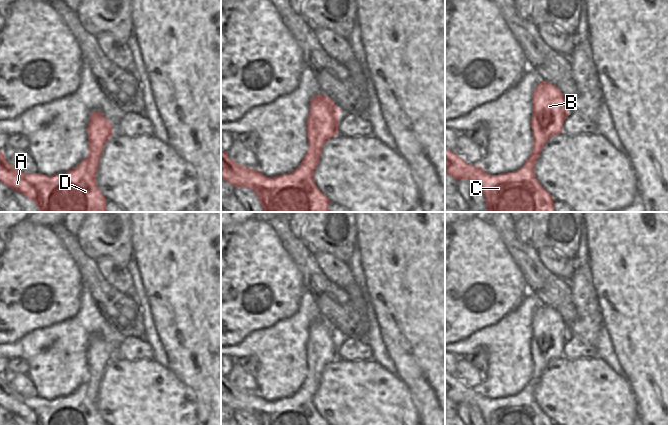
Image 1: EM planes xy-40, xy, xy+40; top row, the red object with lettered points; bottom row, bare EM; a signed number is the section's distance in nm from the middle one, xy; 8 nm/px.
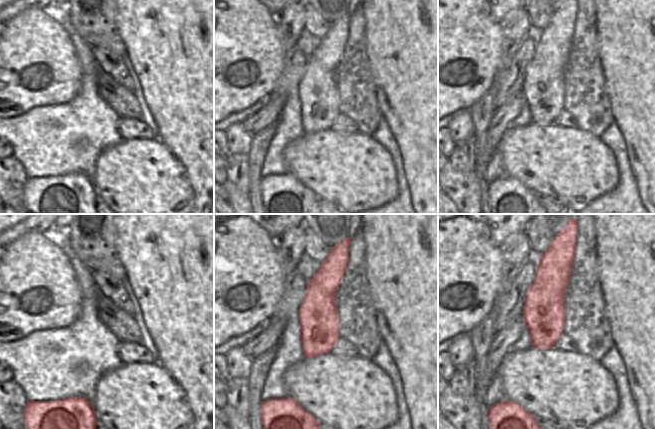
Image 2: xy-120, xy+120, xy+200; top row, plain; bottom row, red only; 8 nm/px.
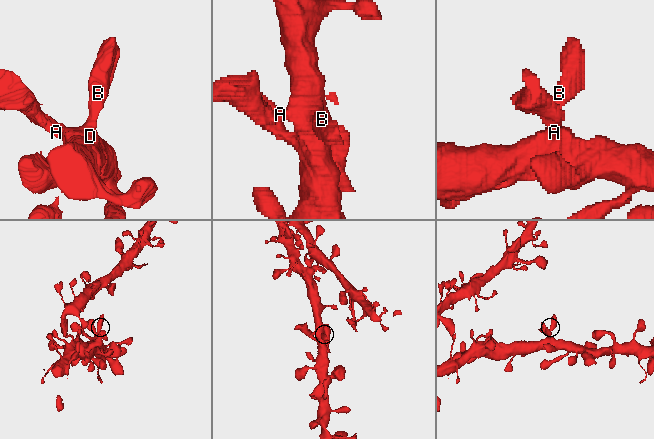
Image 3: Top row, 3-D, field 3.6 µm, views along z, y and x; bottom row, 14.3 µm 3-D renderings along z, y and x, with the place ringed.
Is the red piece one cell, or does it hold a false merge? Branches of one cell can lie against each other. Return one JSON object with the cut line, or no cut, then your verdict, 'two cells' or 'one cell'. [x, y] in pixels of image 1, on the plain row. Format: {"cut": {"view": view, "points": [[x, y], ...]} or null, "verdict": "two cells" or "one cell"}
{"cut": null, "verdict": "one cell"}

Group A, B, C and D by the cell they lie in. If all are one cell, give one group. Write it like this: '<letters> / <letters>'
A B C D

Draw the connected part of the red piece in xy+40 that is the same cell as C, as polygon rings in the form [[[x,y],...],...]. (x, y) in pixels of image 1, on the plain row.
[[[541,305],[532,318],[532,376],[517,395],[491,399],[480,389],[467,387],[445,371],[445,398],[457,405],[475,405],[480,410],[485,425],[554,425],[538,406],[534,390],[546,366],[553,359],[562,357],[568,332],[569,327],[560,313],[547,305]]]

